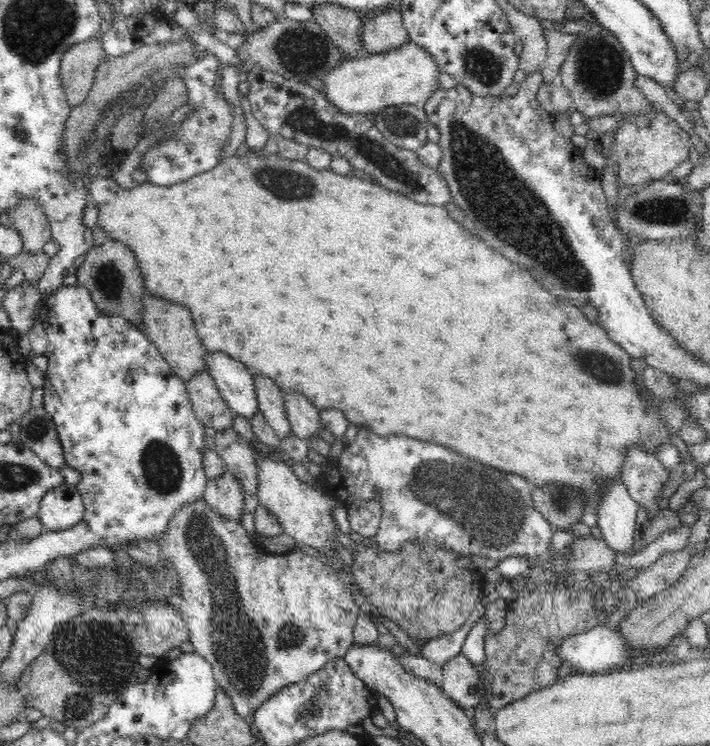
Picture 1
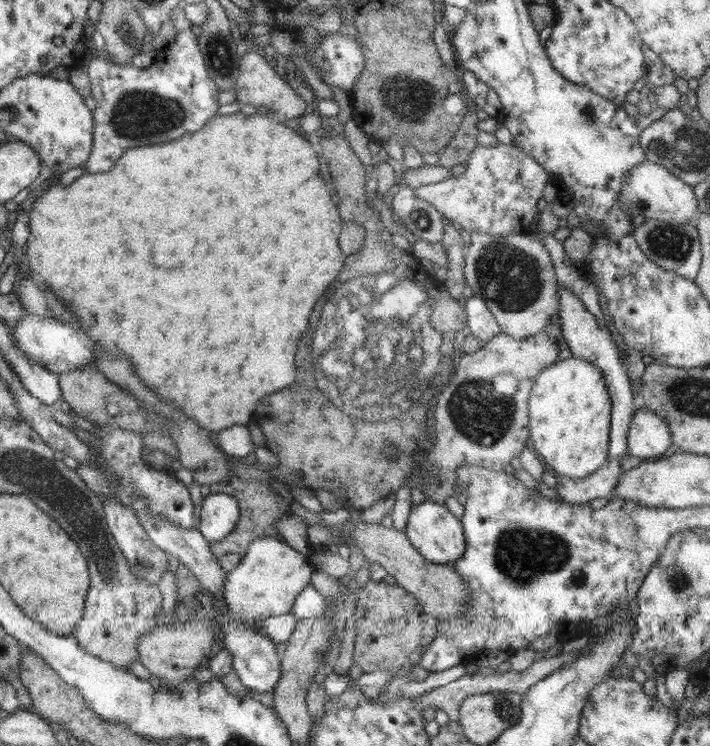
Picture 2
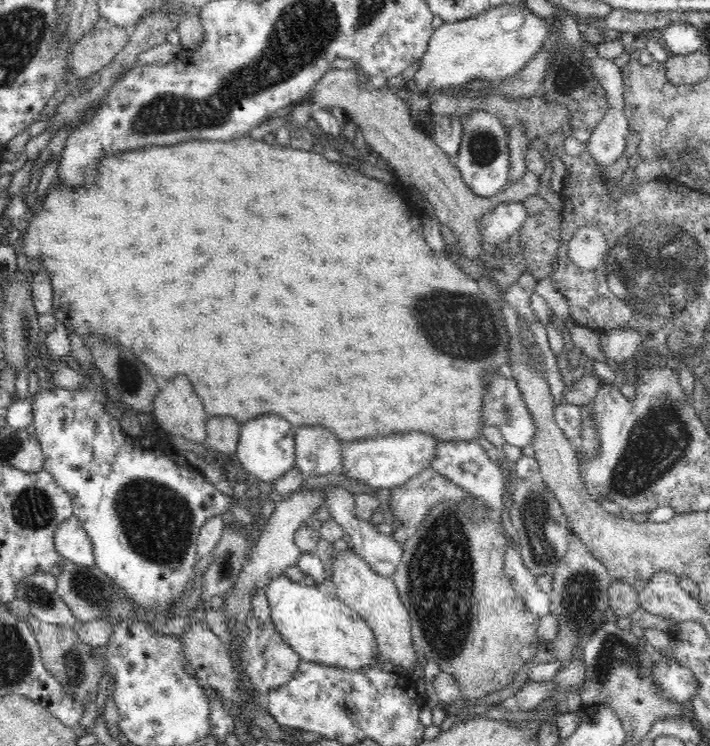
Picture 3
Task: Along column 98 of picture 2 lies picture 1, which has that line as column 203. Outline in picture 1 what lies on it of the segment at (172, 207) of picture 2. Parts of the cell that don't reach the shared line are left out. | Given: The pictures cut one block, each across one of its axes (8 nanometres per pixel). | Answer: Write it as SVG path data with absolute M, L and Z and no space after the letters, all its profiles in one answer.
M248 150L244 155L233 155L220 159L219 163L212 170L194 175L192 178L177 182L172 186L158 186L150 182L142 184L133 182L132 188L126 189L118 185L118 182L113 180L111 176L108 178L98 178L96 176L96 178L92 178L88 182L88 189L90 191L90 204L97 206L99 212L97 224L105 231L107 240L117 240L125 244L125 246L136 254L136 260L138 260L138 264L142 268L142 276L144 276L145 292L150 296L162 296L164 300L170 300L174 304L180 304L180 306L190 308L192 318L194 318L194 322L198 326L197 335L200 337L201 343L204 345L207 353L225 352L225 354L231 356L234 360L239 360L244 364L252 375L263 374L268 379L273 380L283 392L292 390L292 392L304 394L319 411L326 410L326 408L338 408L340 412L346 414L346 418L352 424L362 424L364 428L370 428L372 432L376 432L380 436L406 434L410 438L420 438L420 440L428 440L428 442L436 442L436 444L448 446L454 452L460 452L460 454L466 454L468 458L474 458L473 461L480 460L479 463L484 462L487 466L498 471L523 476L531 486L538 488L542 488L542 486L563 486L564 488L566 486L567 488L572 488L580 492L582 497L586 499L586 502L584 502L586 509L593 509L594 512L596 512L601 494L604 494L606 484L610 484L614 480L619 480L619 482L622 480L622 468L624 468L626 448L630 445L642 445L647 452L656 456L658 453L657 448L660 444L671 444L670 437L668 437L668 429L666 429L666 425L664 425L658 413L657 403L659 399L655 397L656 401L654 402L654 407L650 406L650 412L644 410L646 408L644 406L645 402L642 402L642 396L638 394L638 386L642 384L642 380L640 378L634 378L634 370L630 368L632 356L619 344L612 342L608 338L608 333L602 325L601 319L595 323L590 323L582 311L580 311L580 308L574 308L567 300L558 299L557 296L550 294L542 286L542 283L538 282L532 276L529 270L525 270L525 268L522 270L512 260L500 256L500 252L494 252L492 248L488 248L484 244L484 241L479 239L479 236L465 230L461 223L458 223L458 221L448 215L446 207L414 202L406 198L403 194L387 189L380 184L374 184L368 177L357 173L339 175L330 169L320 170L312 168L306 161L289 160L279 155L266 156L261 151L252 150Z

